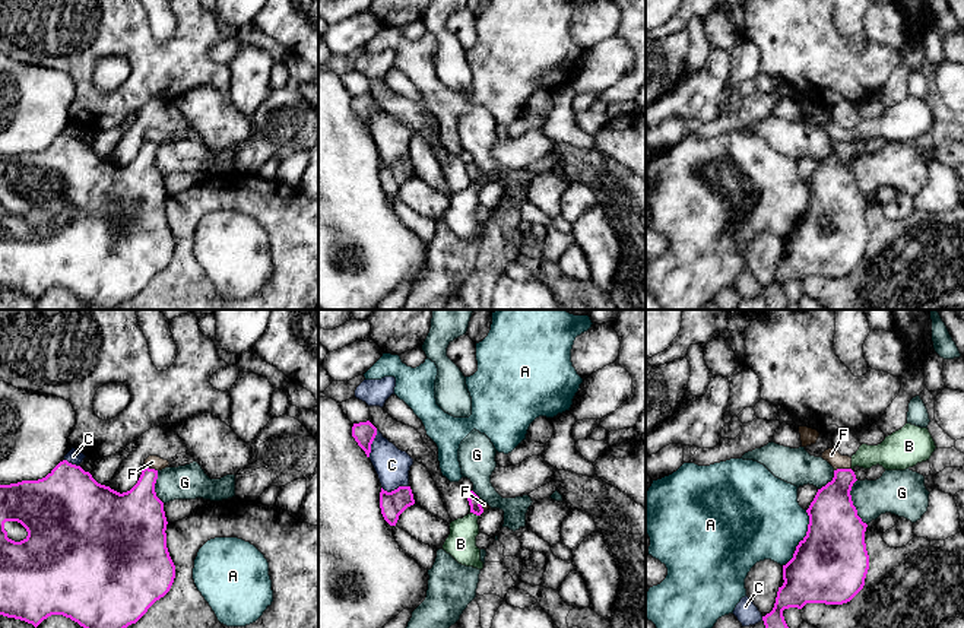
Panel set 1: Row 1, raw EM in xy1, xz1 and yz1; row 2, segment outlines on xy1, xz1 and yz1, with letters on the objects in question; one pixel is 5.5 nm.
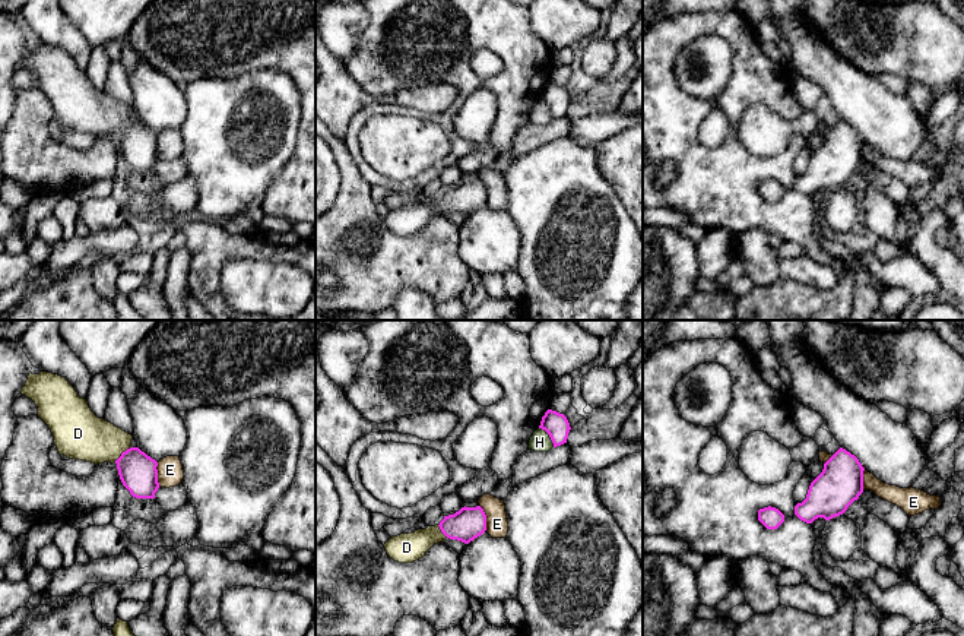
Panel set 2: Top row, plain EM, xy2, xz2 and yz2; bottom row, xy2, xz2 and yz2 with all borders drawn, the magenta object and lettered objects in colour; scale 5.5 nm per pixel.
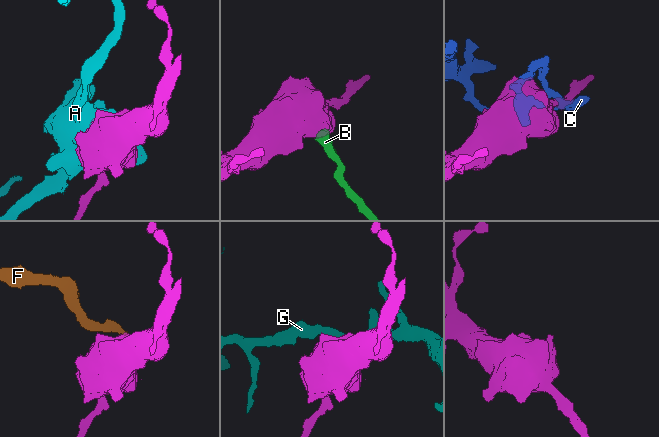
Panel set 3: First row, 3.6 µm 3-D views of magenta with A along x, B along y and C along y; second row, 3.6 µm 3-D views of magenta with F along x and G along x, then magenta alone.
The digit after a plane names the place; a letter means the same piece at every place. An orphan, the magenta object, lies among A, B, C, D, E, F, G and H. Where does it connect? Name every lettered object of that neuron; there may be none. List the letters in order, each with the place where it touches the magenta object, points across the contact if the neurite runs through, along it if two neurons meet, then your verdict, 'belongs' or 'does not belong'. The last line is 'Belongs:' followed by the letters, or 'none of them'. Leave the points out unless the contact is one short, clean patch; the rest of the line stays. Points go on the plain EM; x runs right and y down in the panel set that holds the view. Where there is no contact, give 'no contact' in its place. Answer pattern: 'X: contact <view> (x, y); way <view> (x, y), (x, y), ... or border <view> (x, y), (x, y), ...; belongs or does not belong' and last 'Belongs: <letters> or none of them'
A: contact yz1 (804, 211); does not belong
B: contact xz1 (475, 186); border xz1 (471, 184), (478, 189); does not belong
C: contact xz1 (371, 116); does not belong
D: contact xy2 (121, 126); way xy2 (138, 144), (121, 126), (110, 116), (81, 107); belongs
E: contact xy2 (157, 148); border xy2 (157, 135), (157, 154), (159, 160); does not belong
F: contact yz1 (842, 142); border yz1 (850, 140), (837, 140), (834, 143); does not belong
G: contact yz1 (852, 175); border yz1 (856, 152), (850, 164), (850, 173), (856, 187), (866, 197); does not belong
H: contact xz2 (549, 108); border xz2 (539, 100), (548, 107), (554, 119); does not belong
Belongs: D

